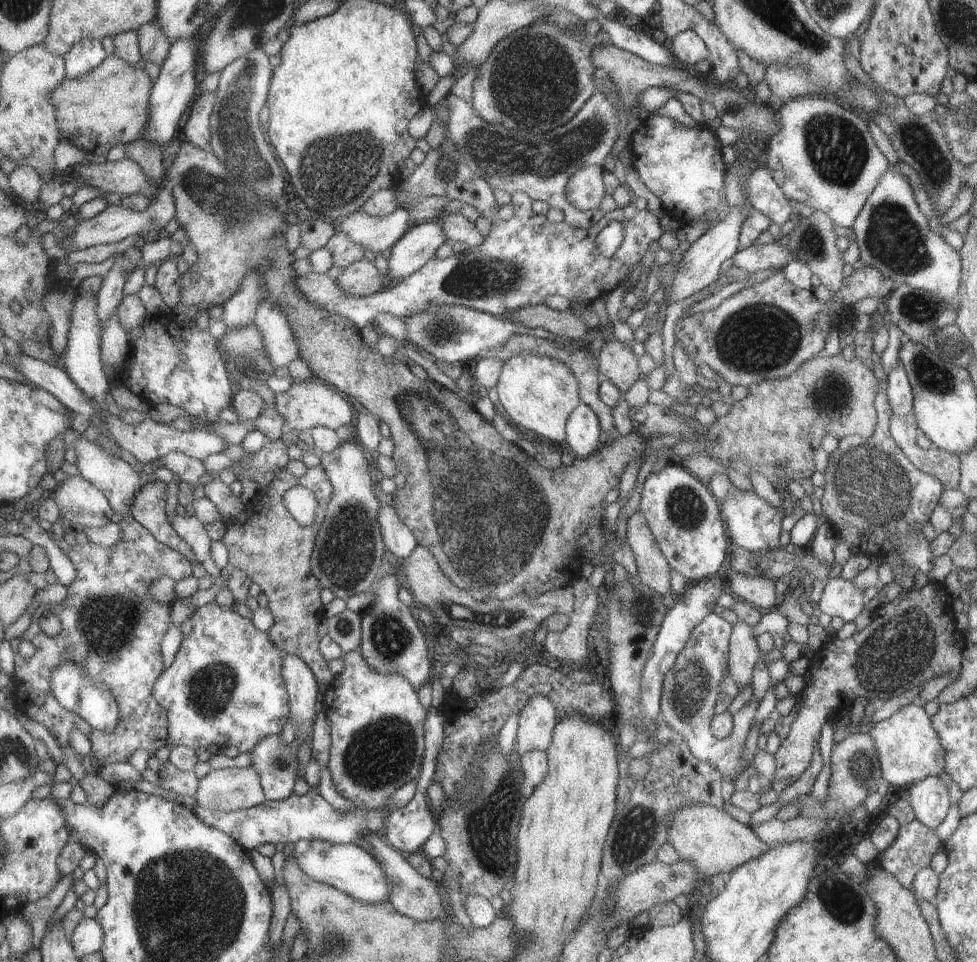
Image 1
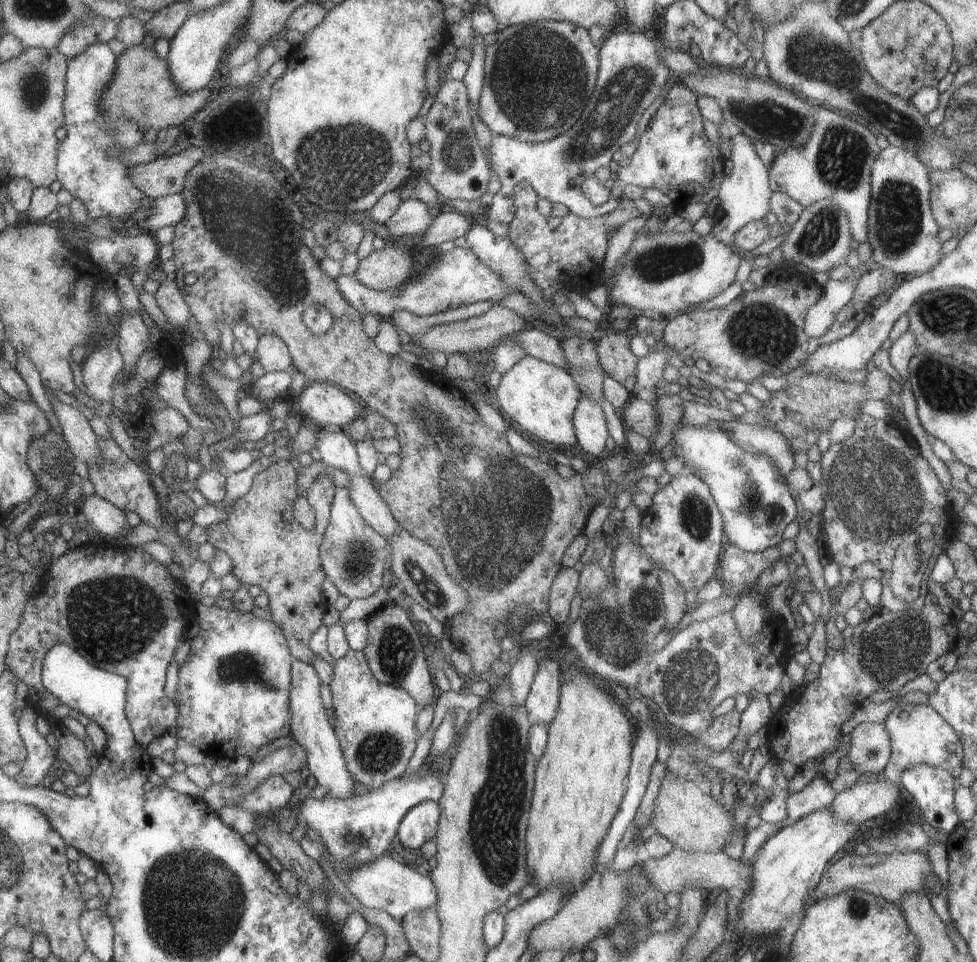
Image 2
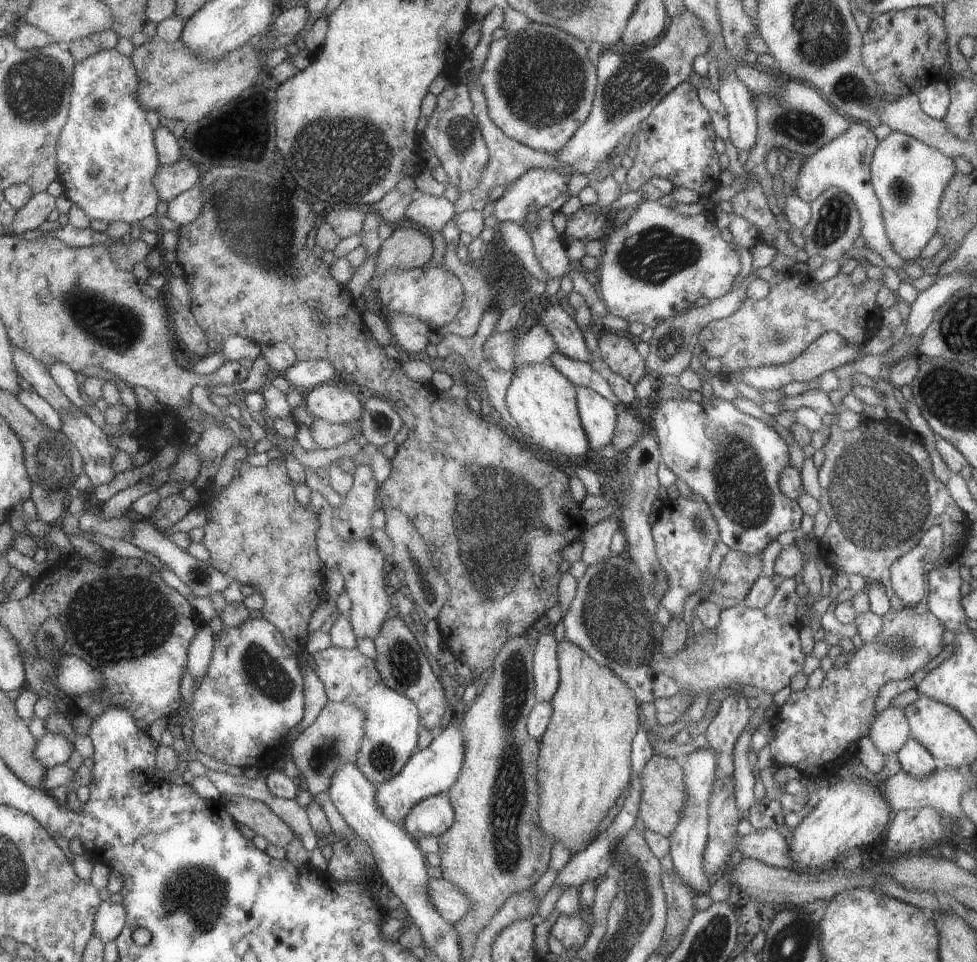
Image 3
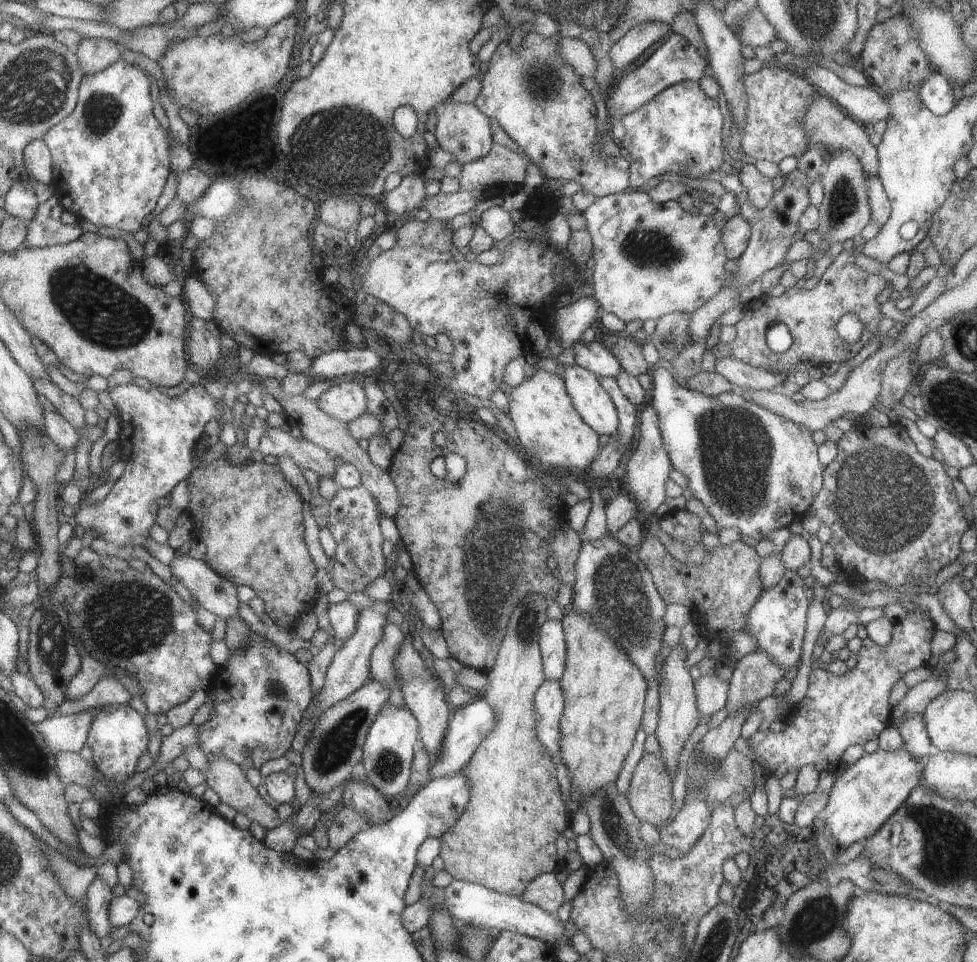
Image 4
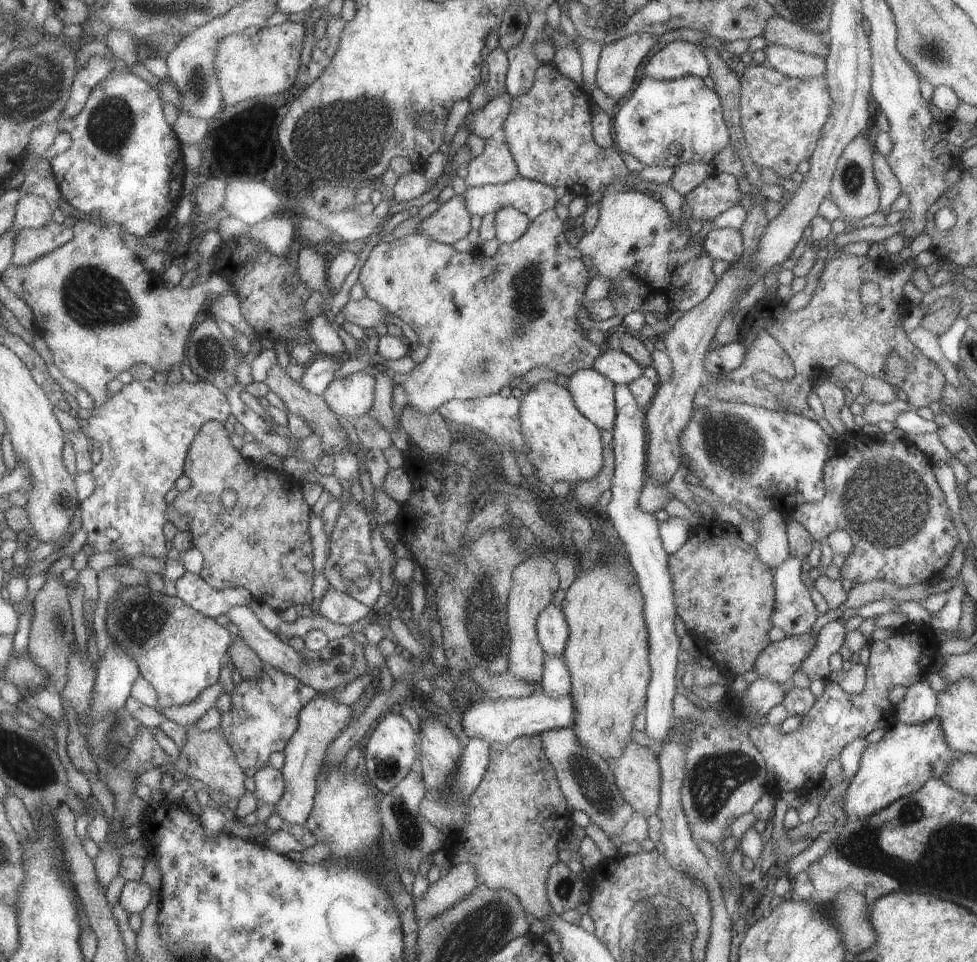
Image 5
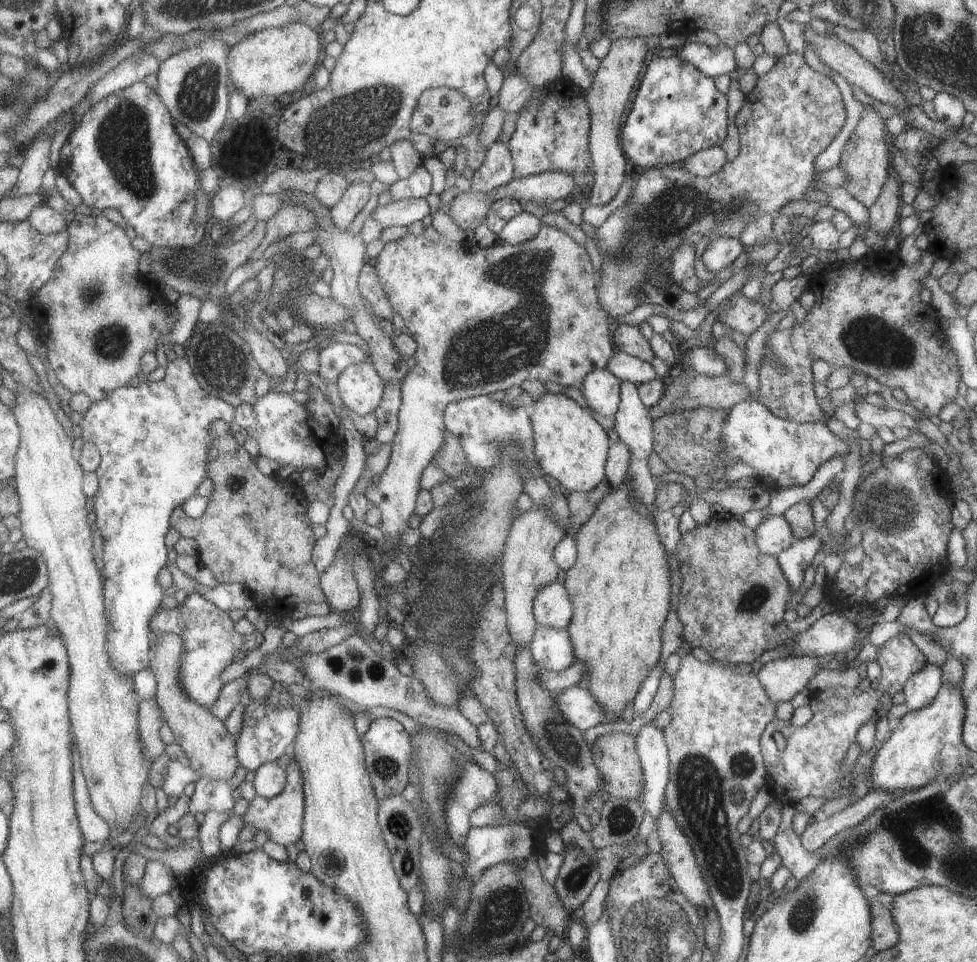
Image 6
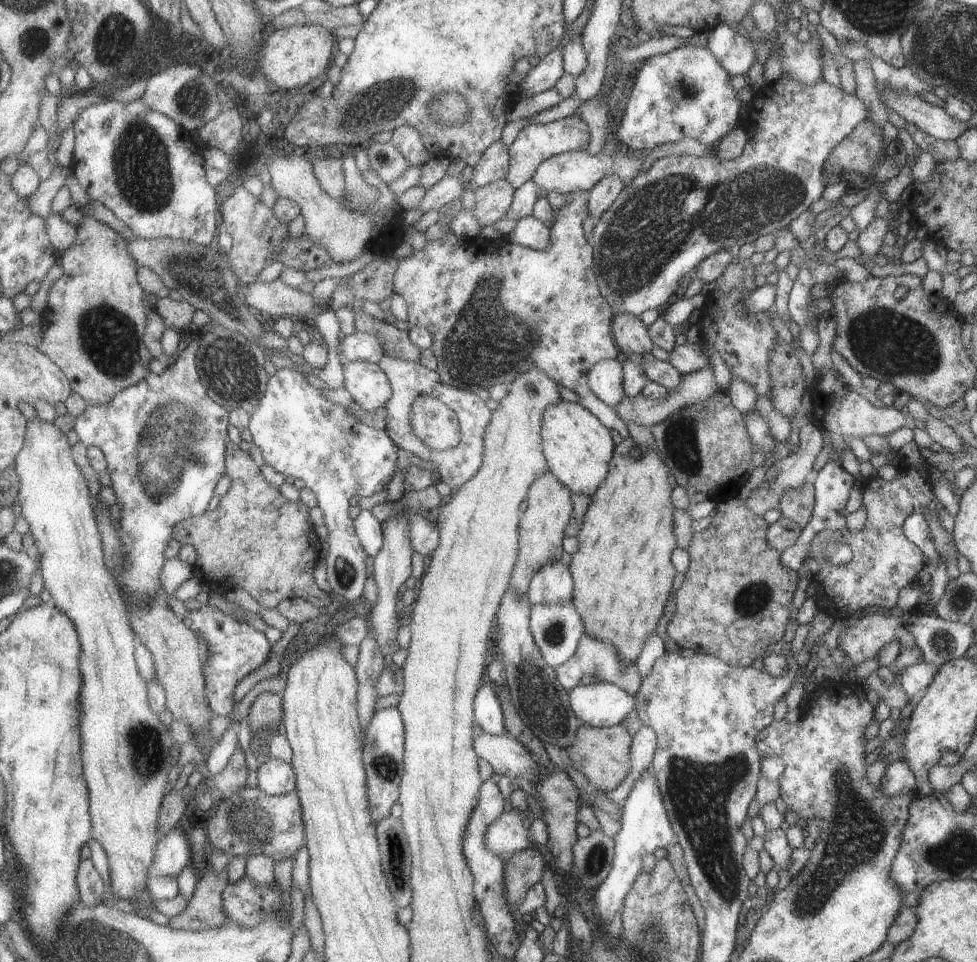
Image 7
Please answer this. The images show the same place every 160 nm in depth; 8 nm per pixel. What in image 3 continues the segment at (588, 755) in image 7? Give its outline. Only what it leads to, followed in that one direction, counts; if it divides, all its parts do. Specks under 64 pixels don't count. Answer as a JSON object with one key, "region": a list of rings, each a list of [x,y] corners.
{"region":[[[653,754],[638,775],[642,788],[638,817],[642,820],[645,829],[668,837],[678,825],[686,797],[684,774],[683,769],[679,766],[679,760],[663,754]]]}

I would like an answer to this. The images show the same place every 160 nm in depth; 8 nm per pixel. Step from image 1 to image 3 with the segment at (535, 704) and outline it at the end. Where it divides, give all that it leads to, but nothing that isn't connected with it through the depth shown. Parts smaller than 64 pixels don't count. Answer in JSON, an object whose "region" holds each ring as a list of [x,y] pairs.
{"region":[[[546,629],[534,647],[532,656],[532,677],[534,699],[536,702],[549,703],[559,684],[558,662],[556,657],[558,632]]]}

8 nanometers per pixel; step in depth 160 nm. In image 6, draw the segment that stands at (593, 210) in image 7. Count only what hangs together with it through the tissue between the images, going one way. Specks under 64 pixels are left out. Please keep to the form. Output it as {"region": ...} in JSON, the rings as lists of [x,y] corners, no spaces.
{"region":[[[621,37],[610,41],[606,55],[599,61],[591,86],[584,93],[590,112],[588,149],[594,177],[588,194],[588,205],[603,206],[611,202],[625,177],[625,155],[620,145],[619,124],[629,94],[633,92],[635,89],[633,86],[637,86],[641,78],[639,72],[648,50],[643,37]]]}

